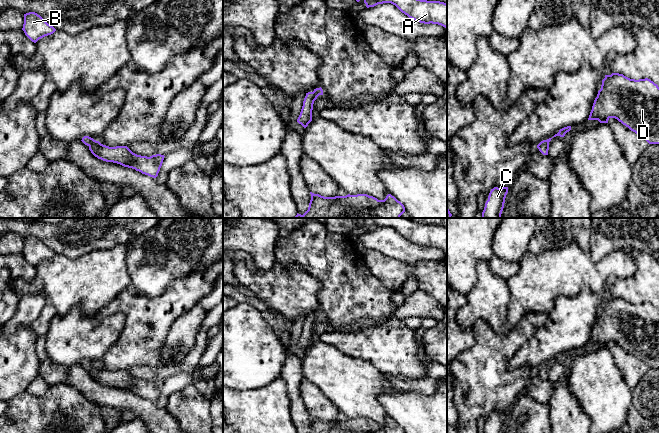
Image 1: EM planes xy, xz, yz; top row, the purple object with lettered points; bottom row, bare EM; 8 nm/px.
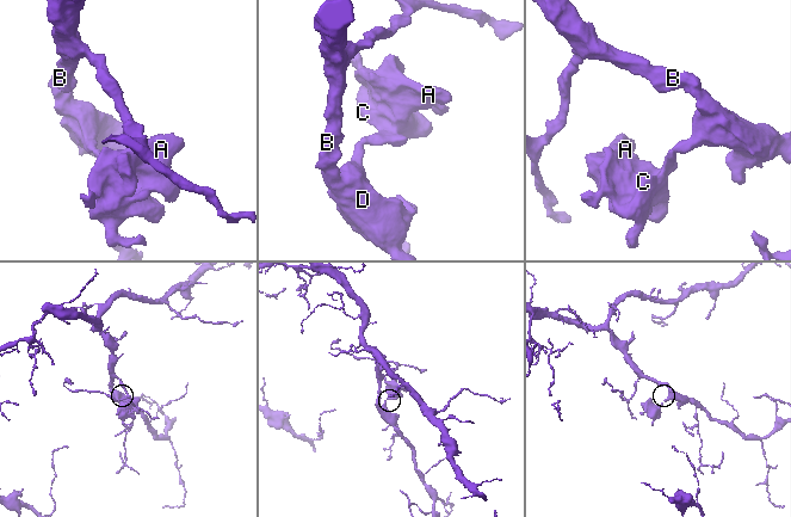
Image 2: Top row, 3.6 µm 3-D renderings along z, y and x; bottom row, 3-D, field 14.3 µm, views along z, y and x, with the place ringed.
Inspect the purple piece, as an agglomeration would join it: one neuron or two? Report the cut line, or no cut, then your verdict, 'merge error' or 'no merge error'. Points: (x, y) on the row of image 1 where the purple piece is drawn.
no cut; no merge error

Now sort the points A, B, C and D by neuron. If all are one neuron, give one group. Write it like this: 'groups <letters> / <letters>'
groups A B C D

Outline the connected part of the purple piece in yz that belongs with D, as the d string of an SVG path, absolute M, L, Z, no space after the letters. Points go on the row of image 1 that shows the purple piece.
M612 73L605 75L601 89L594 100L588 120L598 120L600 123L608 123L610 118L615 118L623 125L635 132L649 144L659 144L659 87L648 78L630 79L623 74Z

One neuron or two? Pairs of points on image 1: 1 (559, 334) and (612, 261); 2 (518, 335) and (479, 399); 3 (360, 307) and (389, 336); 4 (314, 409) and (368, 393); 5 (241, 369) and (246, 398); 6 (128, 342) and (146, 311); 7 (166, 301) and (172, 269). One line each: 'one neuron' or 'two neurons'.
1: two neurons
2: one neuron
3: two neurons
4: two neurons
5: two neurons
6: one neuron
7: two neurons

